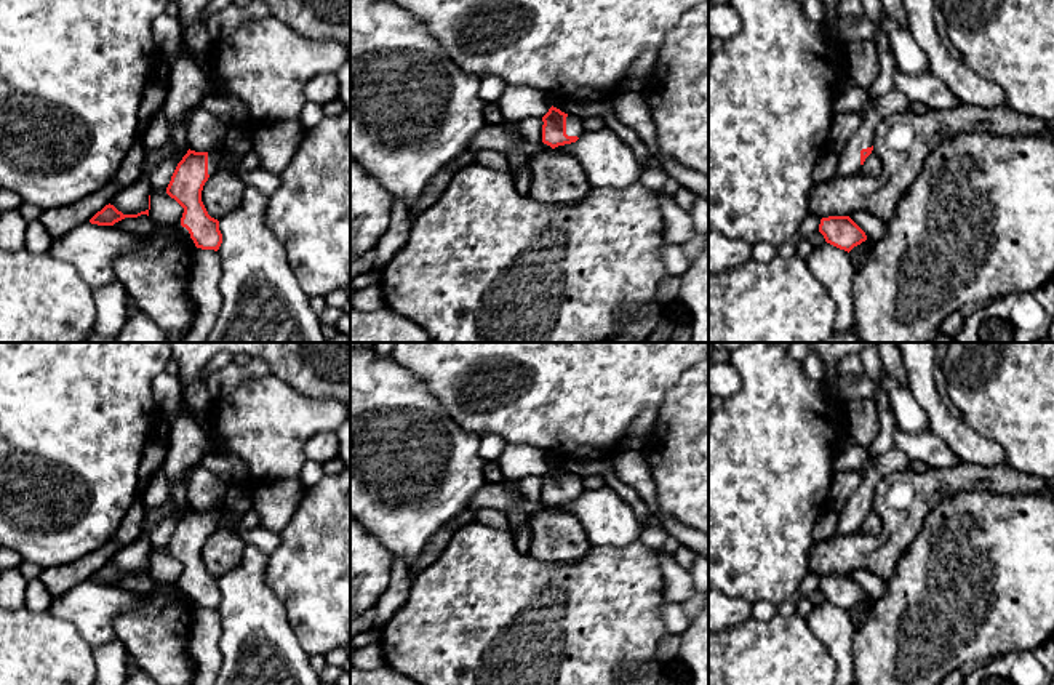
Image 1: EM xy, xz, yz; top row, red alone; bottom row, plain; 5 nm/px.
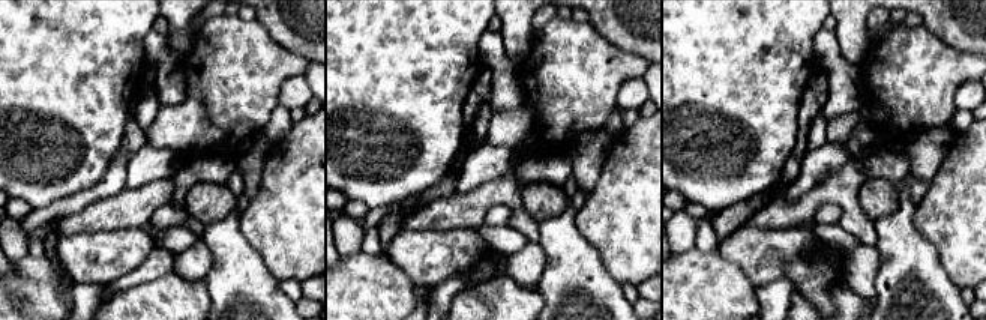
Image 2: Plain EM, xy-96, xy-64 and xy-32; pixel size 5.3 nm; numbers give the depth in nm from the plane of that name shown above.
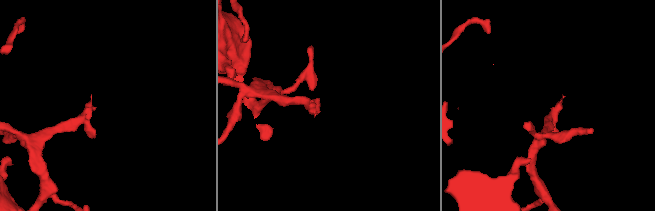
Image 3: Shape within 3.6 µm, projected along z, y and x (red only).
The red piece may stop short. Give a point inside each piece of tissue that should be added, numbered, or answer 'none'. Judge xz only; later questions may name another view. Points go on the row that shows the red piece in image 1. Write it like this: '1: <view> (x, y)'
1: xz (574, 127)

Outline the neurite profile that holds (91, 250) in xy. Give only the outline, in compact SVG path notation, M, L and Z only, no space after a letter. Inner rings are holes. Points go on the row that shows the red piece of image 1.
M83 222L54 238L48 253L70 264L91 290L99 290L117 282L115 261L136 248L144 237L112 226Z

